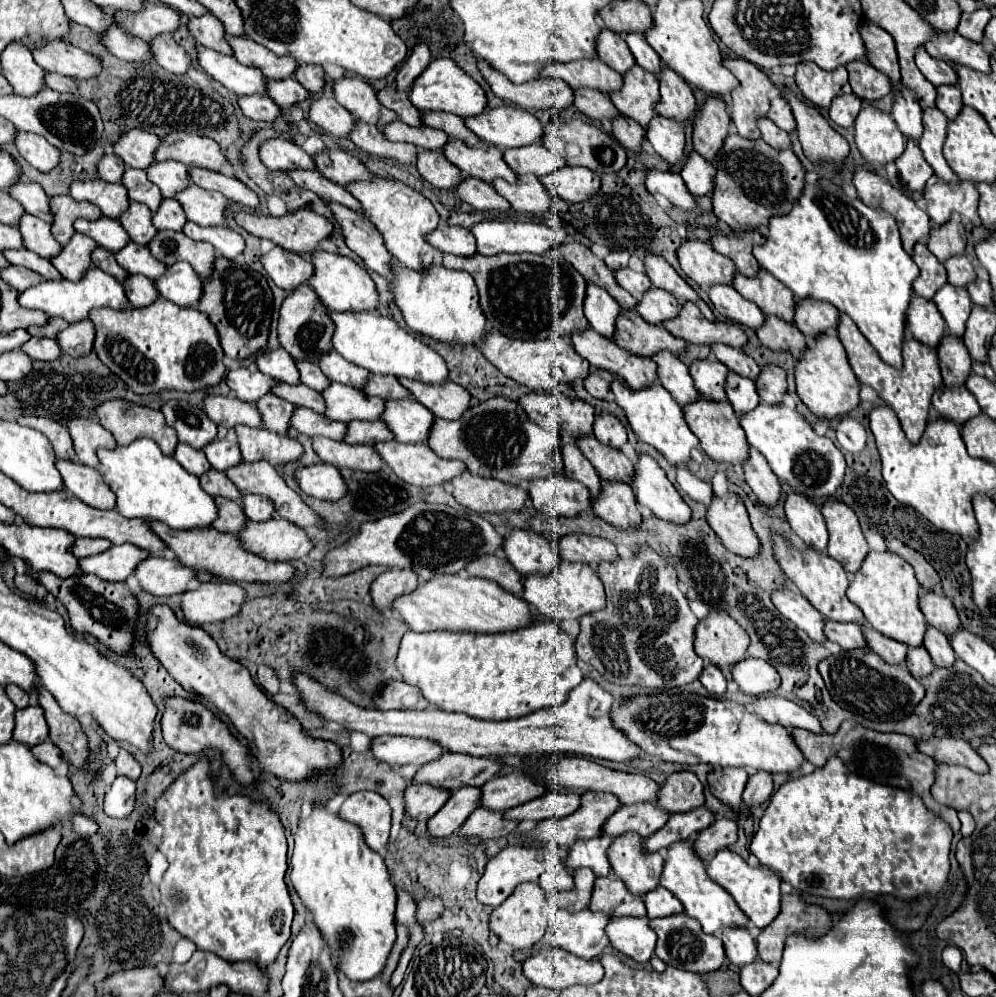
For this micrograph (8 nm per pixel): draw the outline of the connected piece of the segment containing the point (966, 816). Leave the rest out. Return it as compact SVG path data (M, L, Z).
M959 811L958 818L961 822L960 832L964 838L970 836L974 831L976 826L975 821L970 813L966 813L967 811Z

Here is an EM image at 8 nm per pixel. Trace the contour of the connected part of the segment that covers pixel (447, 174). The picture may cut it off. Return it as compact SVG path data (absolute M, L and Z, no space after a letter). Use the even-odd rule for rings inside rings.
M418 150L416 168L424 180L442 190L454 190L462 182L462 172L444 158L442 150Z

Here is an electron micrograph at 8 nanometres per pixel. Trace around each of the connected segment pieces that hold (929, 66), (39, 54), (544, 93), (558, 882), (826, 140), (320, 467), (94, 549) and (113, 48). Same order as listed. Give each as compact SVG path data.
M924 48L916 50L916 66L918 70L926 76L926 80L930 80L934 86L942 86L942 84L956 84L956 72L948 62L940 62L936 58L932 58Z
M60 40L60 42L44 42L44 46L36 46L32 50L34 60L48 72L58 72L70 78L92 78L100 74L100 60L86 54L84 50Z
M478 60L478 70L498 98L520 108L566 108L574 100L572 88L566 82L560 82L560 78L540 76L532 82L512 84L508 78L504 78L504 74L492 70L492 66L486 62Z
M506 846L496 856L490 858L486 864L486 872L478 882L478 900L488 906L500 906L512 890L522 882L536 882L546 894L558 892L558 890L572 890L574 878L568 874L568 868L562 864L562 860L554 854L552 848L536 848L536 846Z
M784 88L782 96L788 100L796 118L796 132L806 158L822 164L826 158L842 164L848 156L848 142L828 124L828 120L808 102L800 100L792 90Z
M318 462L312 466L298 466L294 470L294 476L302 492L318 500L334 502L346 494L344 478L340 476L340 470L332 464Z
M76 538L72 552L76 558L84 558L84 556L100 554L100 552L108 550L110 546L112 546L112 542L108 542L104 538Z
M110 26L102 36L100 42L120 60L126 62L144 62L150 60L150 50L146 46L144 40L140 38L132 38L130 34L126 34L122 28L118 26Z

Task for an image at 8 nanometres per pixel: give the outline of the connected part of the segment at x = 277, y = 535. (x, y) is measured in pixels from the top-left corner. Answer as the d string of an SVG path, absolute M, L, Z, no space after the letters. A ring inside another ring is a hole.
M248 520L238 536L244 548L264 560L296 560L312 550L306 532L288 520Z

